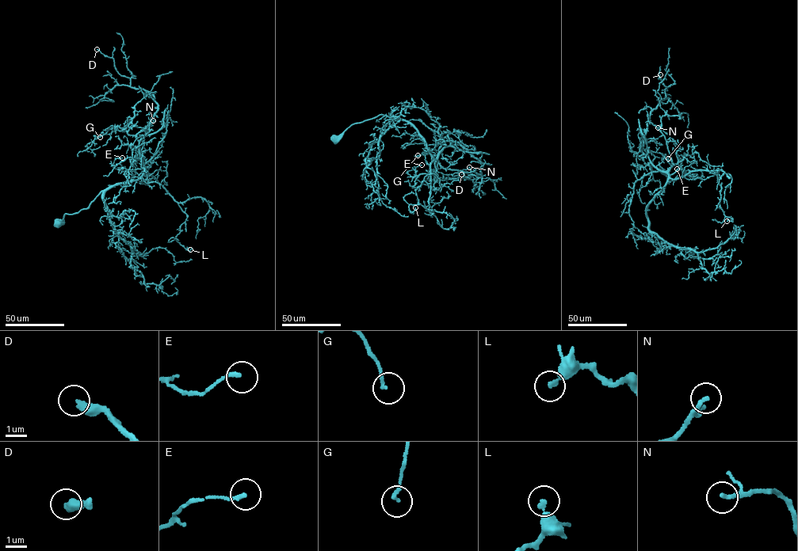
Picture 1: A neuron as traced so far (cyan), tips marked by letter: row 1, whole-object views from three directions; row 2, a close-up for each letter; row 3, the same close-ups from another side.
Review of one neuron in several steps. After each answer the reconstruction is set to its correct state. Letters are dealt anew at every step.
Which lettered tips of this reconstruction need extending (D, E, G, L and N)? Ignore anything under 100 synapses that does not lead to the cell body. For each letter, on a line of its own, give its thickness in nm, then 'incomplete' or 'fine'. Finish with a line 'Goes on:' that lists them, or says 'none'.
D: 380 nm thick; fine
E: 180 nm thick; fine
G: 160 nm thick; fine
L: 260 nm thick; fine
N: 130 nm thick; fine
Goes on: none

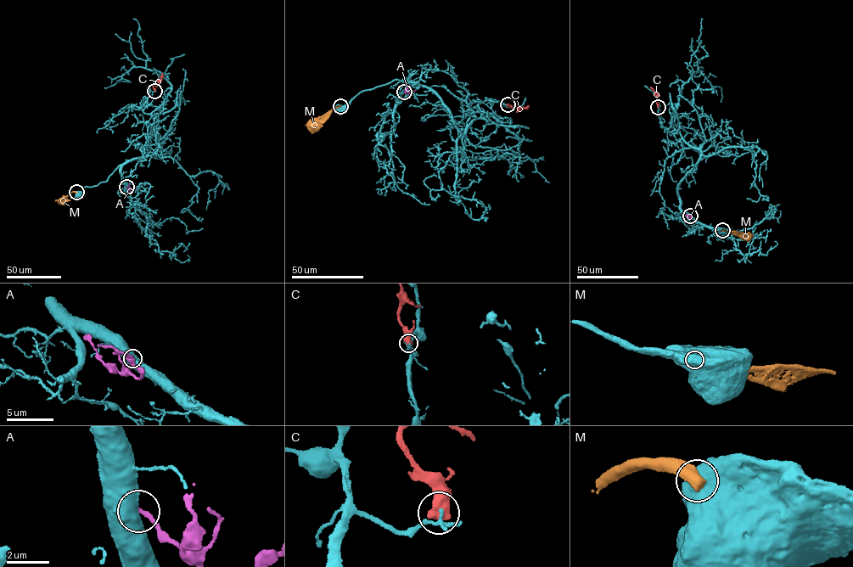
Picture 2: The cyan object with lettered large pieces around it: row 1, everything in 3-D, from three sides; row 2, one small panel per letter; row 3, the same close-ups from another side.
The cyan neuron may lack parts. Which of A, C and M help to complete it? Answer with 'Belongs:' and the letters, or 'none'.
Belongs: none

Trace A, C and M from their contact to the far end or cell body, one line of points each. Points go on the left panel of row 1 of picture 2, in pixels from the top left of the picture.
A: (126, 187), (131, 191), (136, 188)
C: (154, 91), (153, 86), (161, 79), (162, 73)
M: (76, 192), (55, 200)

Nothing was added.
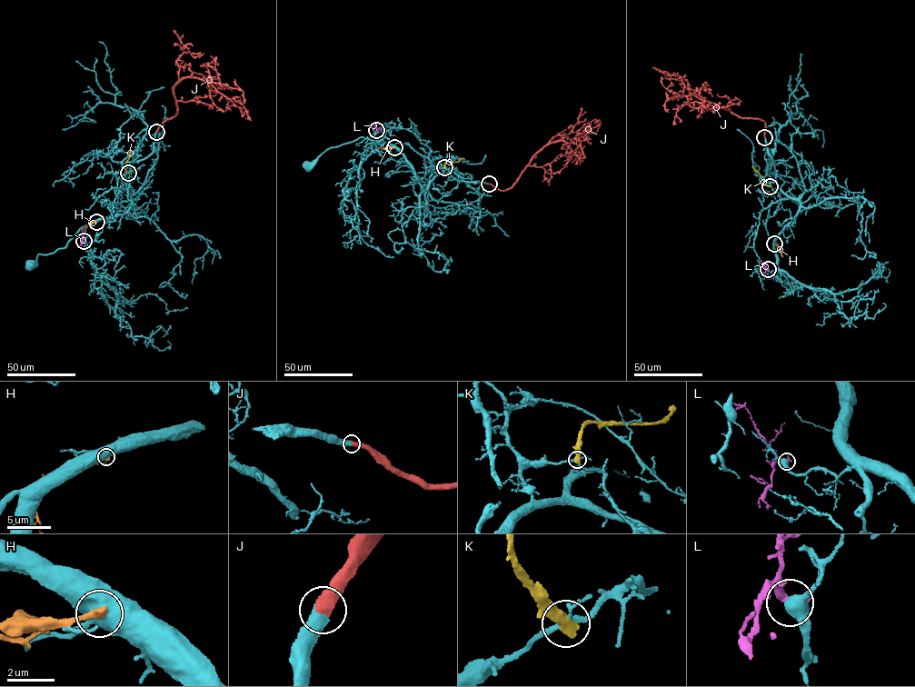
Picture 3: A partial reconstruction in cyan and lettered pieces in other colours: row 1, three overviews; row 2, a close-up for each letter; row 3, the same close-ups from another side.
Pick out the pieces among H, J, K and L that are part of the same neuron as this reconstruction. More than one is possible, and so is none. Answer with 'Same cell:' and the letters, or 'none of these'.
Same cell: J

